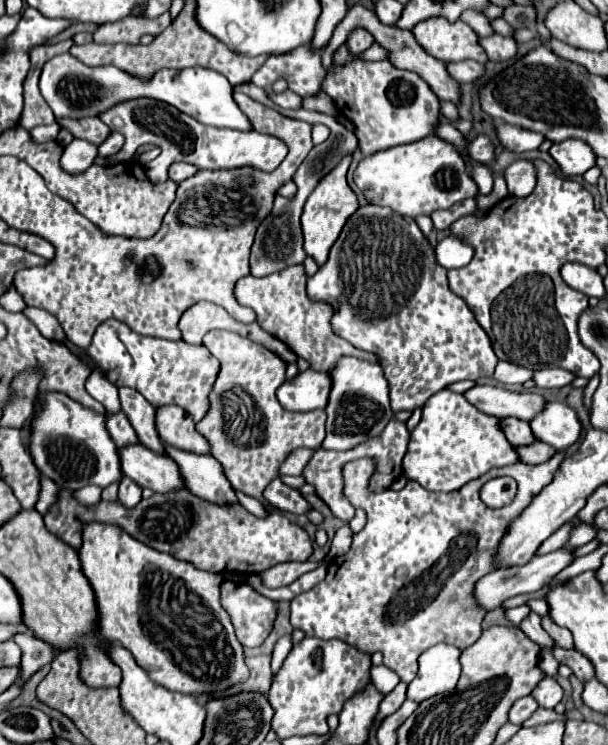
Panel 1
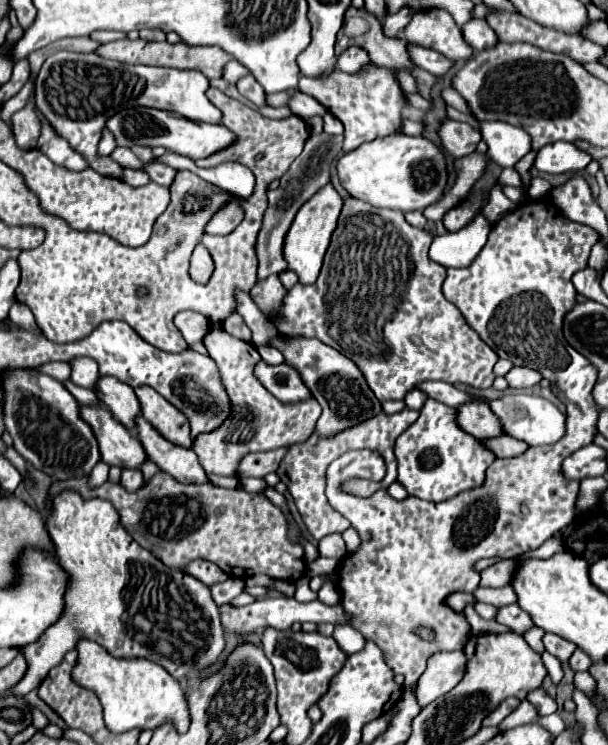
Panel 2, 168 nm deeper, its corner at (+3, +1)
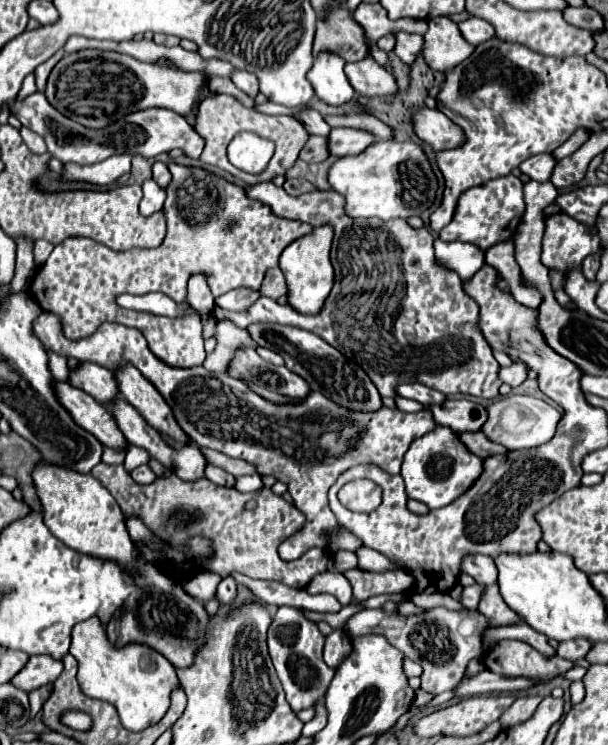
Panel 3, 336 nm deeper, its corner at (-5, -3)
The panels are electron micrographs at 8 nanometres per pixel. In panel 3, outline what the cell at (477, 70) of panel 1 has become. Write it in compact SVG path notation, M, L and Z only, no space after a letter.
M396 33L396 55L406 63L412 65L418 55L422 55L424 47L424 37L420 35L410 35L410 33Z

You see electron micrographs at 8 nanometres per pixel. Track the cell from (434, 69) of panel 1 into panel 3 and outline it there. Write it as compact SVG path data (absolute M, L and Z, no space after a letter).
M348 7L334 9L330 13L330 19L318 21L314 53L322 51L322 47L336 51L344 61L358 61L370 55L364 27L352 17L352 11Z

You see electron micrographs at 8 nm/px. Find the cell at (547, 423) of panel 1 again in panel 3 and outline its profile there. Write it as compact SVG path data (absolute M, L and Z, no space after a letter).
M508 395L488 407L488 421L484 423L482 431L494 443L504 445L508 451L520 451L548 443L556 435L560 419L562 419L560 411L542 399L530 395Z

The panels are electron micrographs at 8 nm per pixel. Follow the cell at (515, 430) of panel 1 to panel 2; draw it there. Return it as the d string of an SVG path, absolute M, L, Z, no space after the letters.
M470 401L462 403L458 411L458 427L462 427L466 433L474 435L476 439L490 439L490 437L500 437L502 427L498 419L492 415L488 403L484 401Z

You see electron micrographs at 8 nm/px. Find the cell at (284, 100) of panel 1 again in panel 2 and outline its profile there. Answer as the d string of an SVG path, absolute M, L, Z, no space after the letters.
M246 75L242 79L238 79L236 83L240 95L244 95L248 101L252 101L254 105L264 105L264 91L260 87L260 83L252 77L252 75Z

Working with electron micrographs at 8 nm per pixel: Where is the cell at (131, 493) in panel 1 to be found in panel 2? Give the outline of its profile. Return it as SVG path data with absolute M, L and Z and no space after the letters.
M122 469L122 479L120 483L128 489L128 491L136 491L142 487L142 473L140 469Z

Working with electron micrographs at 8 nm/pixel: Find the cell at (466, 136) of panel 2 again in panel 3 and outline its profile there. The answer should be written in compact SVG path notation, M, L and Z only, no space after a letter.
M420 109L414 115L414 131L416 135L434 147L434 151L446 151L460 147L466 139L462 127L454 125L442 111L438 109Z

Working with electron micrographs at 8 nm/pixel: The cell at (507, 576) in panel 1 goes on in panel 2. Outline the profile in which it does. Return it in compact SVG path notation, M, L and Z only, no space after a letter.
M496 561L494 565L486 567L482 573L480 573L480 585L482 587L504 587L504 585L510 585L510 579L512 579L512 573L516 569L516 561Z

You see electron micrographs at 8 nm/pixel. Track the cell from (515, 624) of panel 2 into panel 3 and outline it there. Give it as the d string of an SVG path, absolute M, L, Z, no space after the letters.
M494 585L494 587L486 587L478 611L488 619L490 627L522 623L522 619L518 617L518 613L512 611L512 609L504 603L502 595L498 593L498 585Z

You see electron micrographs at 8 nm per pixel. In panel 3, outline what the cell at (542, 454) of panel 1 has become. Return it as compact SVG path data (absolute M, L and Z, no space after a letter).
M476 431L476 433L466 433L466 435L460 435L462 443L466 443L466 447L478 455L480 459L488 459L492 455L506 455L506 447L500 447L498 443L492 443L482 431Z

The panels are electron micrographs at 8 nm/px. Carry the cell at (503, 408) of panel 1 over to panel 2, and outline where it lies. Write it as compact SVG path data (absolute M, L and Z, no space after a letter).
M424 381L416 389L426 393L426 397L438 399L440 403L446 403L446 405L450 405L454 409L460 407L462 403L470 401L470 399L476 399L476 397L470 397L468 393L464 393L464 391L458 391L454 385L444 383L444 381Z

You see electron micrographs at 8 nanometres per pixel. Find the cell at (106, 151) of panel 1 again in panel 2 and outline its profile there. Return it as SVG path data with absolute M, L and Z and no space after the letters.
M116 147L110 157L112 157L120 167L124 167L124 169L134 169L134 171L142 171L142 169L144 169L142 161L140 161L130 149L126 149L126 147Z

